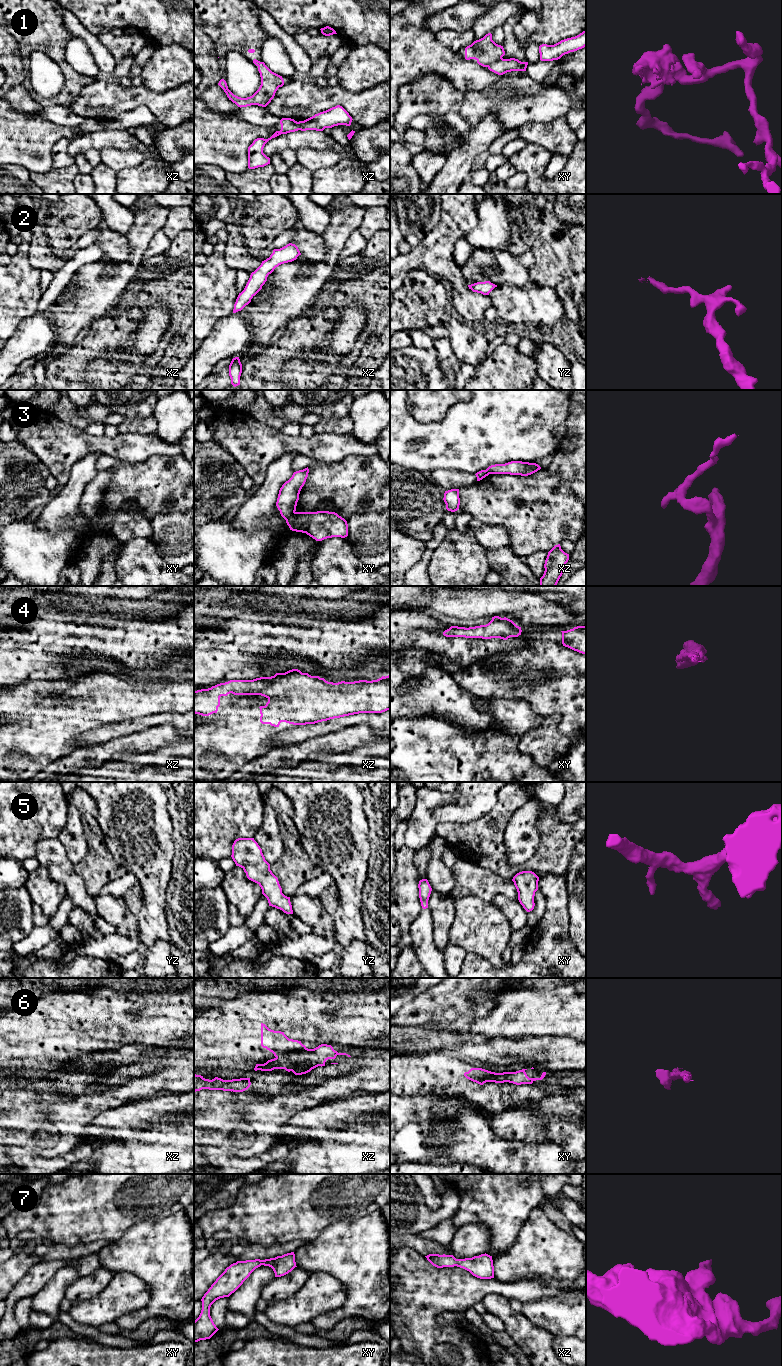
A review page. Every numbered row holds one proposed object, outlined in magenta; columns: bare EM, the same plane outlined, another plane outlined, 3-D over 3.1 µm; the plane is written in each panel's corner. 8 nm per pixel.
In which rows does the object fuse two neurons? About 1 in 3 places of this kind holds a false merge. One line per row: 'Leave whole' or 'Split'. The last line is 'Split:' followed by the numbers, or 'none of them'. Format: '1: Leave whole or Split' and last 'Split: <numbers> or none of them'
1: Split
2: Leave whole
3: Split
4: Leave whole
5: Leave whole
6: Split
7: Leave whole
Split: 1, 3, 6

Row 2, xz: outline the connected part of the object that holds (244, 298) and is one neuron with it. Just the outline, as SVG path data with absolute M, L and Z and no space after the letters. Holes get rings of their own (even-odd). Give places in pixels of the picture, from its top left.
M289 243L280 249L274 249L269 258L262 261L261 265L251 273L250 278L244 288L239 293L234 304L233 313L241 311L251 302L251 299L262 289L267 281L267 277L276 267L281 264L292 262L301 255L295 244Z

